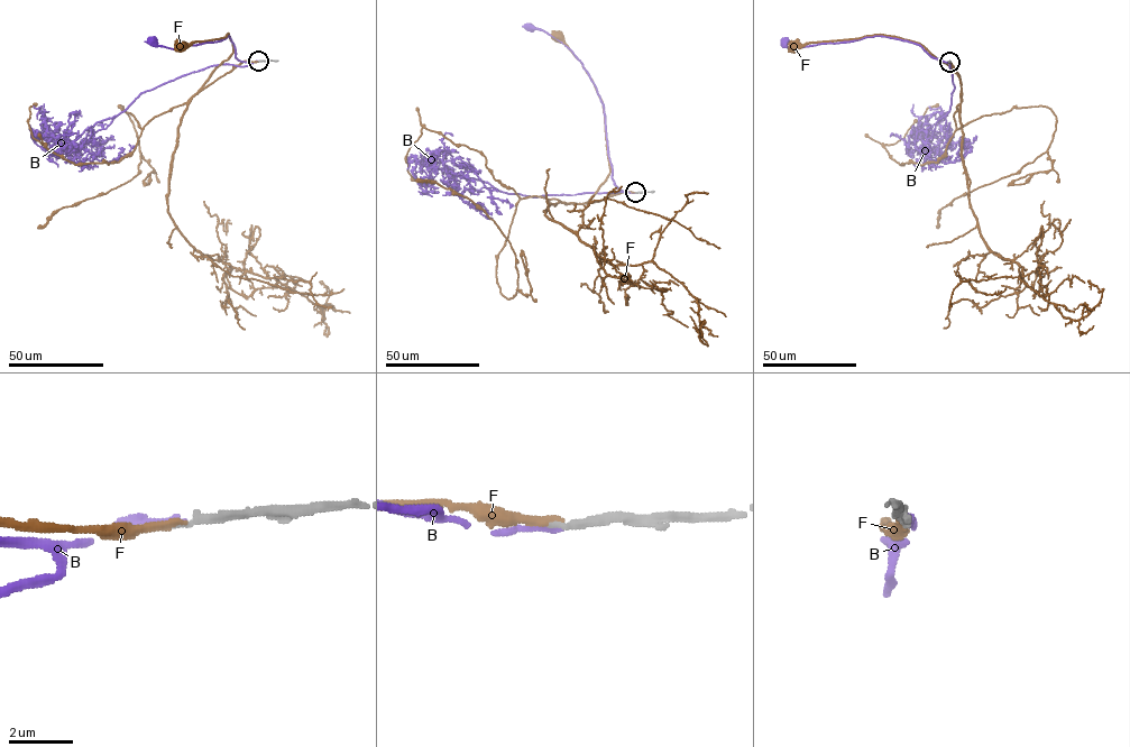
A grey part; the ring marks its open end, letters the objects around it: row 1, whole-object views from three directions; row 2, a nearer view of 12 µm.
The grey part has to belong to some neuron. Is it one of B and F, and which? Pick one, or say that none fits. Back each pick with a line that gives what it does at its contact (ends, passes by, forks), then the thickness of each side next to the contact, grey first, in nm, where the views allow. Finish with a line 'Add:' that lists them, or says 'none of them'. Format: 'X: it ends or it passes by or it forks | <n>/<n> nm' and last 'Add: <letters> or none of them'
F: it ends | 280/240 nm
Add: F

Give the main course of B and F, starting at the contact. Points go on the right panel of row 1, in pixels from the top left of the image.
B: (951, 62), (931, 57), (916, 44), (874, 36), (795, 49), (784, 42)
F: (949, 62), (958, 76), (961, 90), (961, 77), (949, 66), (921, 45), (896, 36), (874, 34), (793, 47)

